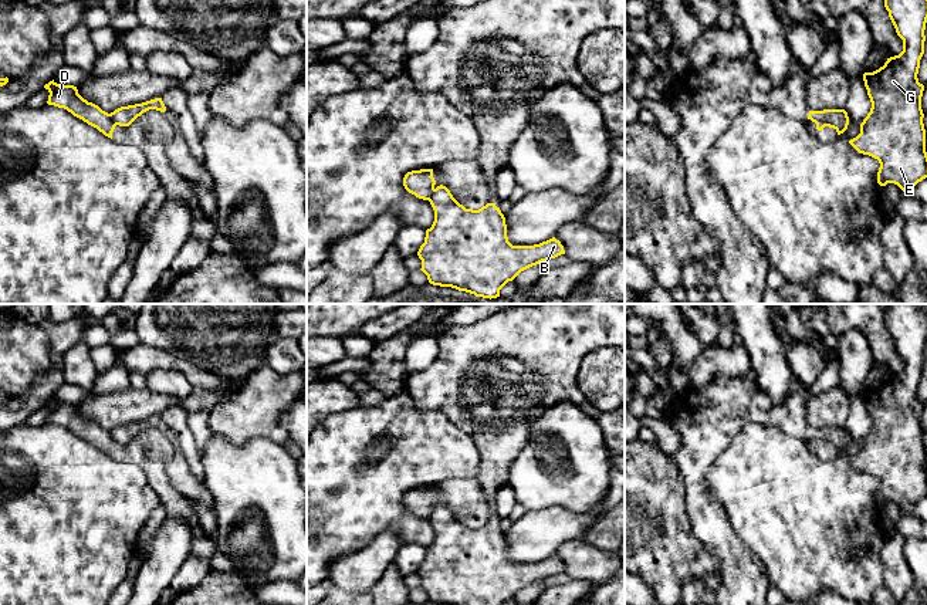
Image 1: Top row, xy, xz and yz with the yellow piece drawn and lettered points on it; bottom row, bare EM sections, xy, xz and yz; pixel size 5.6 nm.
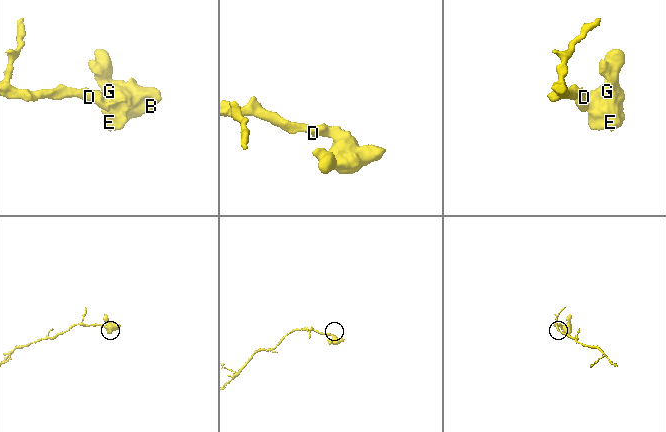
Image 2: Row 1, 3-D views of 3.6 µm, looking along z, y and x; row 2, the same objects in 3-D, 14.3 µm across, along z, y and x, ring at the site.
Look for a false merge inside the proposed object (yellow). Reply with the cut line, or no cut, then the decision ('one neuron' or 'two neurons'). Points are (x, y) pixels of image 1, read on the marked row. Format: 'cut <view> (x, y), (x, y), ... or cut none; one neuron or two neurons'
cut xy (110, 114), (117, 124); two neurons

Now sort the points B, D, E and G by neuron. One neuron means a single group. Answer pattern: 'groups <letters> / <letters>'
groups B E G / D

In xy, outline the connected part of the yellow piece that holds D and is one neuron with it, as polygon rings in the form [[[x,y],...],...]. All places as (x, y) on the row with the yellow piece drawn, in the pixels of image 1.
[[[54,80],[44,85],[50,92],[48,105],[64,108],[74,116],[82,119],[88,125],[97,128],[105,136],[112,139],[112,132],[116,126],[111,114],[102,111],[98,105],[88,102],[74,85],[60,85]]]

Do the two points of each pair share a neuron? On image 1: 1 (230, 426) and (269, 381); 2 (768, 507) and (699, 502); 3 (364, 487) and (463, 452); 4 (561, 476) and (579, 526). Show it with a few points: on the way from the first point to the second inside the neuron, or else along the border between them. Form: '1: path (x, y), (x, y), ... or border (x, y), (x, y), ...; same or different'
1: path (242, 415), (264, 392); same
2: border (707, 472), (710, 496), (721, 507), (736, 533); different
3: path (388, 463), (399, 452), (439, 452); same
4: border (605, 499), (582, 511), (555, 506), (541, 510); different

